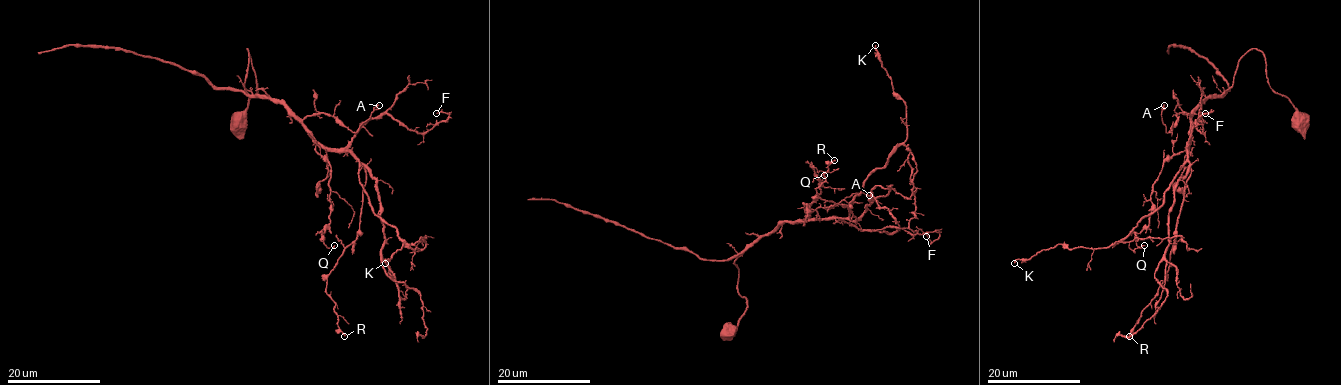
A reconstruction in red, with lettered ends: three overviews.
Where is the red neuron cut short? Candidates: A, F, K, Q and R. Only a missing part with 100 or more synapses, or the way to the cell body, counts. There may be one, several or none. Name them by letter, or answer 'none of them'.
none of them

